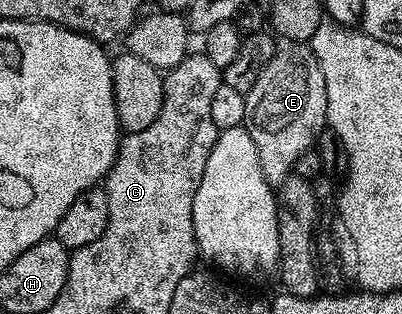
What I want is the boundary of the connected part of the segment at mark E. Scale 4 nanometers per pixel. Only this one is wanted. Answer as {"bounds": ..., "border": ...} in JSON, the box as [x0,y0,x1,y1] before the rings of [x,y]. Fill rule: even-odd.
{"bounds":[244,43,327,187],"border":[[[305,43],[278,48],[244,95],[244,127],[259,151],[259,167],[267,183],[279,187],[293,173],[295,159],[316,146],[327,125],[327,83],[323,83],[323,71],[312,48]]]}

